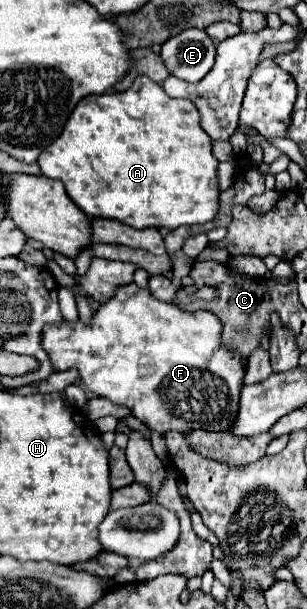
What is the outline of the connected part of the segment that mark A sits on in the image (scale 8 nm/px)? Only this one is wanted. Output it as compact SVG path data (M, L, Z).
M138 76L134 80L134 84L124 90L124 92L106 92L100 96L88 96L82 98L76 106L76 110L70 114L60 138L56 138L56 142L52 146L48 146L48 150L44 150L38 158L38 164L42 168L42 174L48 178L56 178L64 182L64 188L68 192L68 196L72 198L72 202L90 218L114 218L122 224L128 224L132 228L168 228L168 230L176 230L182 224L204 224L210 222L218 210L220 210L220 188L218 188L218 160L212 154L212 140L210 136L202 130L200 126L200 114L196 110L196 106L188 100L176 100L166 96L164 88L158 86L156 82L152 82L150 78Z

